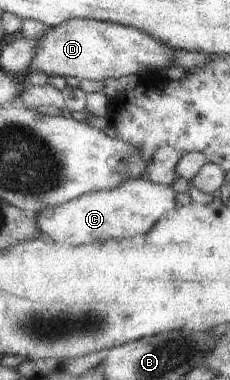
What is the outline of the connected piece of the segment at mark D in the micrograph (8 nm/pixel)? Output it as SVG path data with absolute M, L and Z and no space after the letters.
M71 19L47 28L41 35L39 48L28 70L41 72L48 77L78 78L83 84L111 77L138 75L143 70L149 70L152 76L162 76L164 69L171 67L173 54L175 50L169 44L131 26L91 19Z

